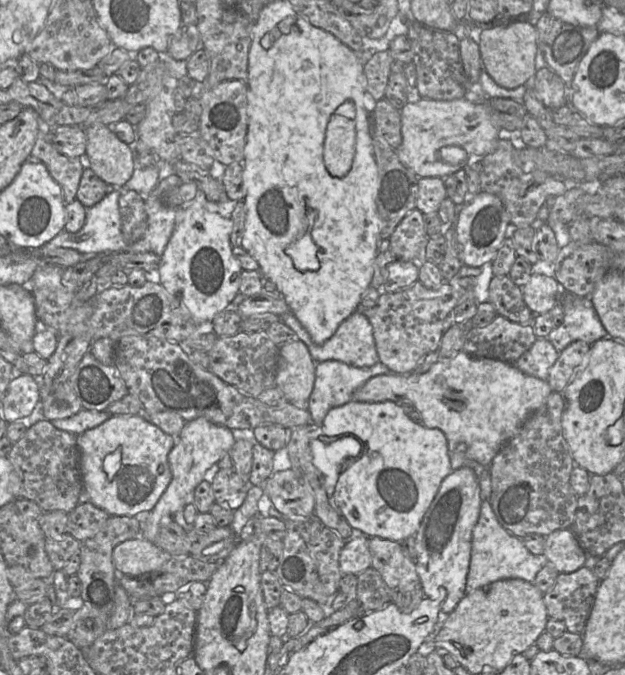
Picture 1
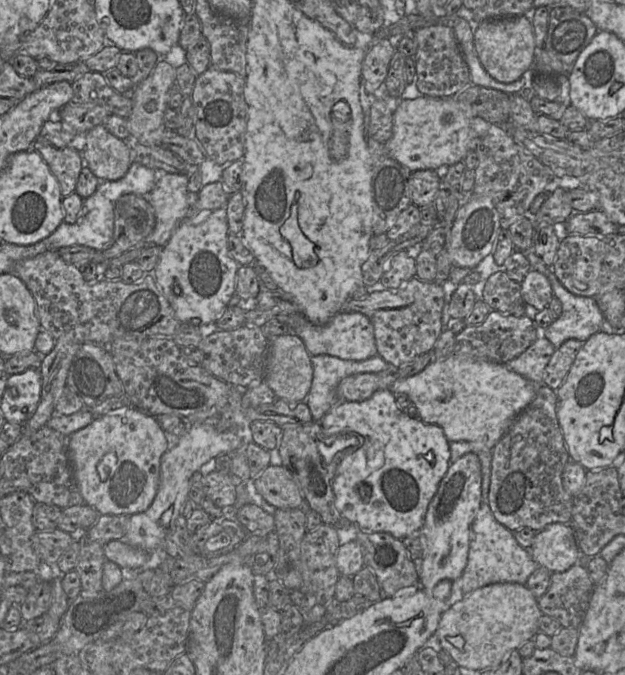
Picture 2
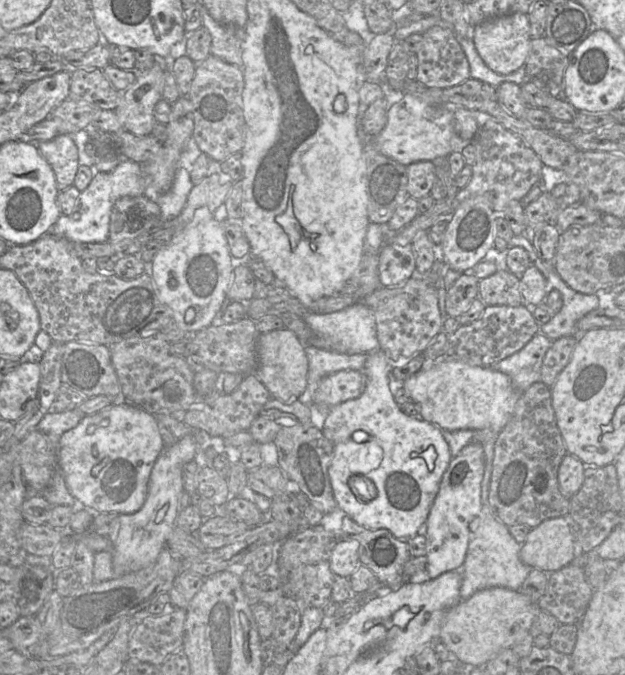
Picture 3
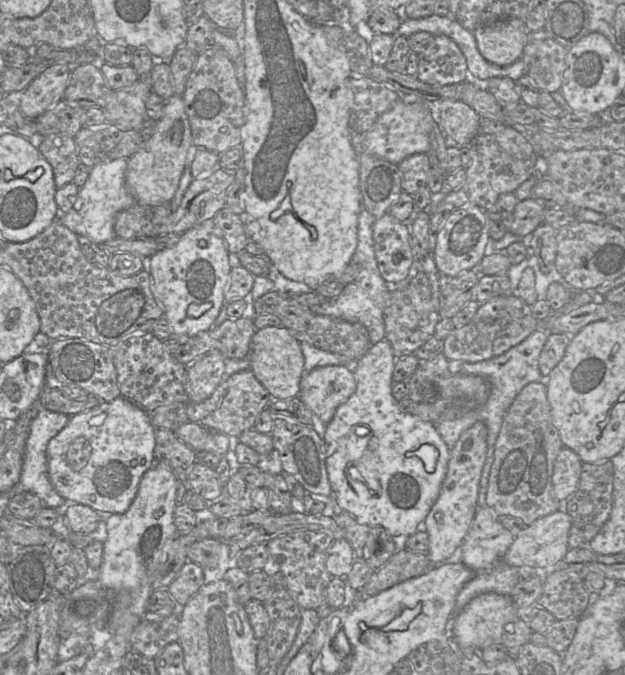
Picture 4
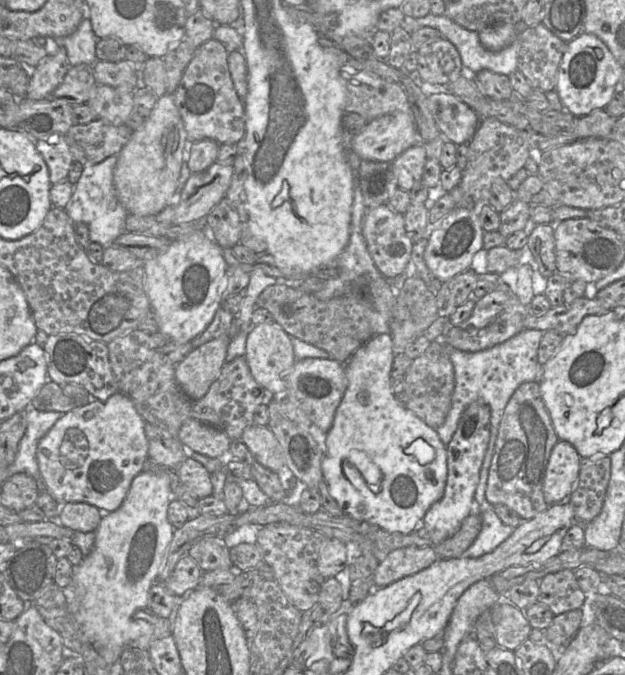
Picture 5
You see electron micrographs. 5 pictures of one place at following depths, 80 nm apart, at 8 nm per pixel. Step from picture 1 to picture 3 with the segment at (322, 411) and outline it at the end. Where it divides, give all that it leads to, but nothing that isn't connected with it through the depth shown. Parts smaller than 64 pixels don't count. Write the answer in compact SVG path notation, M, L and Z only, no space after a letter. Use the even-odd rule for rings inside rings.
M305 345L308 358L308 382L305 392L298 400L306 405L313 404L313 396L320 381L340 370L361 371L368 354L343 354L334 351Z

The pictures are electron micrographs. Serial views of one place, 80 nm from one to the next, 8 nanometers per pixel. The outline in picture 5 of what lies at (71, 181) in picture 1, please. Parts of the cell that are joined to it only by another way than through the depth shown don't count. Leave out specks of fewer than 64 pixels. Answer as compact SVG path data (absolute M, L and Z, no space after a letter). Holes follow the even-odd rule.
M54 133L46 139L38 139L36 148L48 166L51 184L66 180L74 162L67 137Z

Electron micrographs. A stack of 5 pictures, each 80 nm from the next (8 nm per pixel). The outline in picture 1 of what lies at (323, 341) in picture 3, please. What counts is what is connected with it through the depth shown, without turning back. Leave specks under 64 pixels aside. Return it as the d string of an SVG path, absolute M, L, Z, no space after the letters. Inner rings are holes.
M355 311L347 317L339 325L333 336L321 345L317 345L312 341L307 330L302 326L292 312L284 313L281 316L281 321L293 330L297 338L307 346L312 359L316 363L326 360L336 360L361 368L370 367L379 361L373 336L373 327L367 317L359 311Z

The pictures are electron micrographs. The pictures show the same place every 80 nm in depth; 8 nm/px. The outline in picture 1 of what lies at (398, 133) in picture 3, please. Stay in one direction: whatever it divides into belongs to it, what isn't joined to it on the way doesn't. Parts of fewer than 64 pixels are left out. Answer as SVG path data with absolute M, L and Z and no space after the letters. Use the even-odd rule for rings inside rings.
M421 98L415 103L407 102L400 110L401 145L396 149L403 165L412 169L419 177L440 177L464 168L472 156L485 156L497 147L500 129L493 123L486 102L471 102L466 98L434 100Z

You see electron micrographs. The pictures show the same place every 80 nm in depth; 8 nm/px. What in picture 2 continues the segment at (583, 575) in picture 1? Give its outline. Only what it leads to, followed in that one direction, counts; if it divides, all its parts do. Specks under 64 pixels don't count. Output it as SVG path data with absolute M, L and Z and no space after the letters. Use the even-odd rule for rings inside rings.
M577 563L564 572L553 572L545 594L538 599L543 615L556 619L564 628L578 629L595 588L586 568Z

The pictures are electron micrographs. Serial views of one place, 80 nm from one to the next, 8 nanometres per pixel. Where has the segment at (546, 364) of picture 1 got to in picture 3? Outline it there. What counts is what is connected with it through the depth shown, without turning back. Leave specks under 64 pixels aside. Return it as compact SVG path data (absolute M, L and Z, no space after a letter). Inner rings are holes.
M538 332L522 349L497 362L493 368L505 373L519 392L541 381L543 358L553 341Z

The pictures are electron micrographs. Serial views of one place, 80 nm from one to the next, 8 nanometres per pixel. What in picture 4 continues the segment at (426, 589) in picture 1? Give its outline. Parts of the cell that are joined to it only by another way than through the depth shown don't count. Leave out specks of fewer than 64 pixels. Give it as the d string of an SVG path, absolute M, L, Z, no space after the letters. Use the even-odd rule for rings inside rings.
M482 421L465 430L452 449L440 493L426 516L427 552L431 566L441 566L461 546L478 507L479 483L487 456L487 428Z

